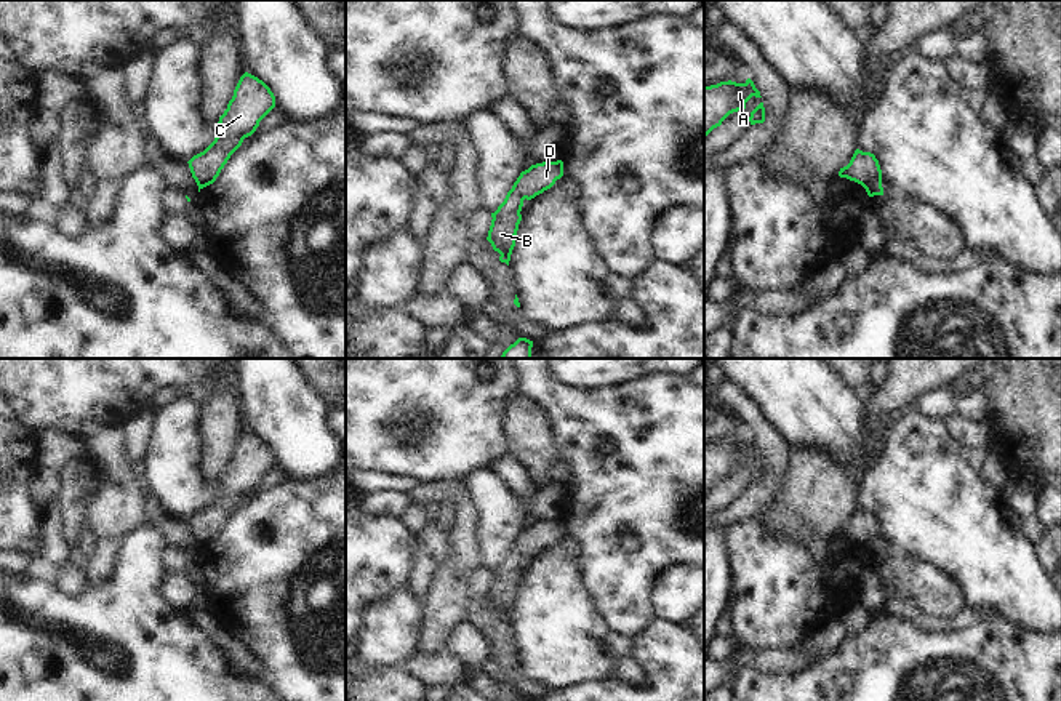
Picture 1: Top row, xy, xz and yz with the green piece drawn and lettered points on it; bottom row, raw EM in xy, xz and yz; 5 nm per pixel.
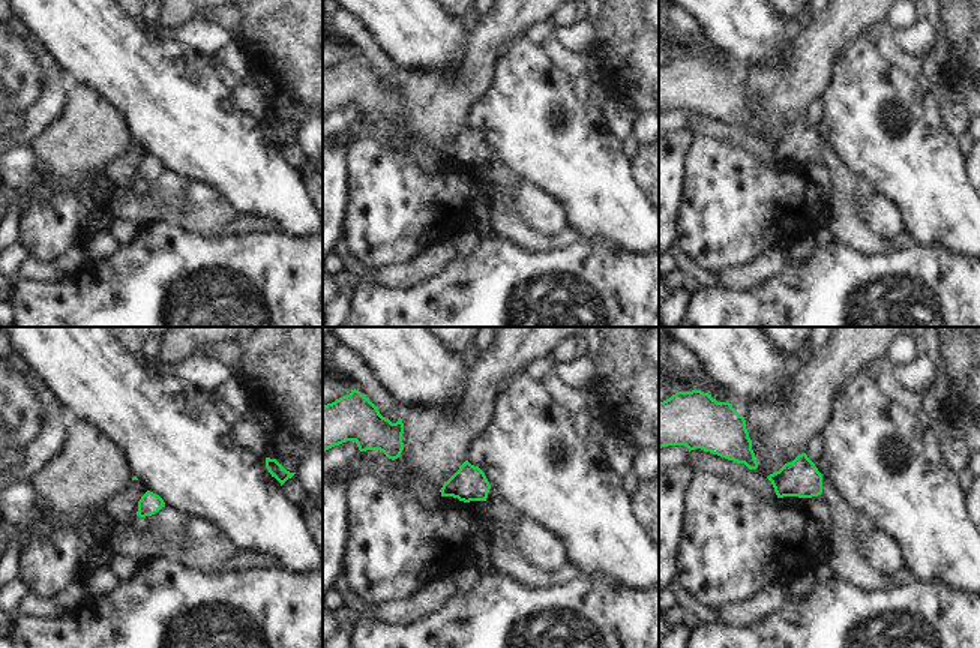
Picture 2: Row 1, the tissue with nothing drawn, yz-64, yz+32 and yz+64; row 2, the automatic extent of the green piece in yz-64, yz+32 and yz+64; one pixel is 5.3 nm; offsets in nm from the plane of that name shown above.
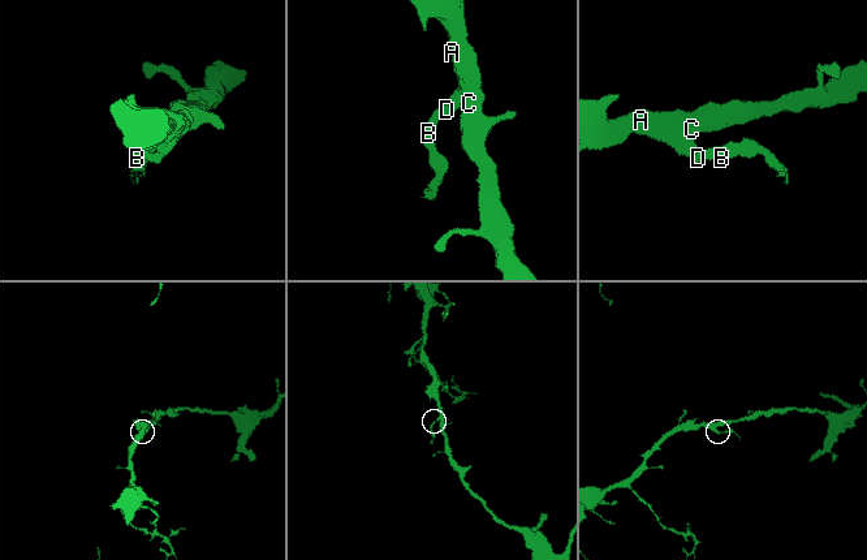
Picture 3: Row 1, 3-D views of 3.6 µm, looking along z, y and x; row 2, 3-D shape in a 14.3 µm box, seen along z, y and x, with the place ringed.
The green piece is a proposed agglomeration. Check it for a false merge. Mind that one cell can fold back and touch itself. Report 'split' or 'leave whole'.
split

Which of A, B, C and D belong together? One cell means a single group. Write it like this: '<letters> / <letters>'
A C / B D

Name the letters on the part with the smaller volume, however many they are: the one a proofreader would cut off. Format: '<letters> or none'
B, D

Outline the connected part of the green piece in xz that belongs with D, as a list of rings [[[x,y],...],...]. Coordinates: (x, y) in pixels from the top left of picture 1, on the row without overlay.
[[[543,520],[522,530],[504,560],[491,571],[491,584],[486,599],[498,610],[499,619],[509,624],[515,594],[522,579],[523,559],[531,559],[551,547],[563,535],[560,520]]]

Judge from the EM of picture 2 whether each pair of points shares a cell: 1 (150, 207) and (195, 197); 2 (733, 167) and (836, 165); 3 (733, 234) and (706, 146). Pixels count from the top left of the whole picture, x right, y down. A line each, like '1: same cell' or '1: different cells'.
1: same cell
2: different cells
3: same cell

